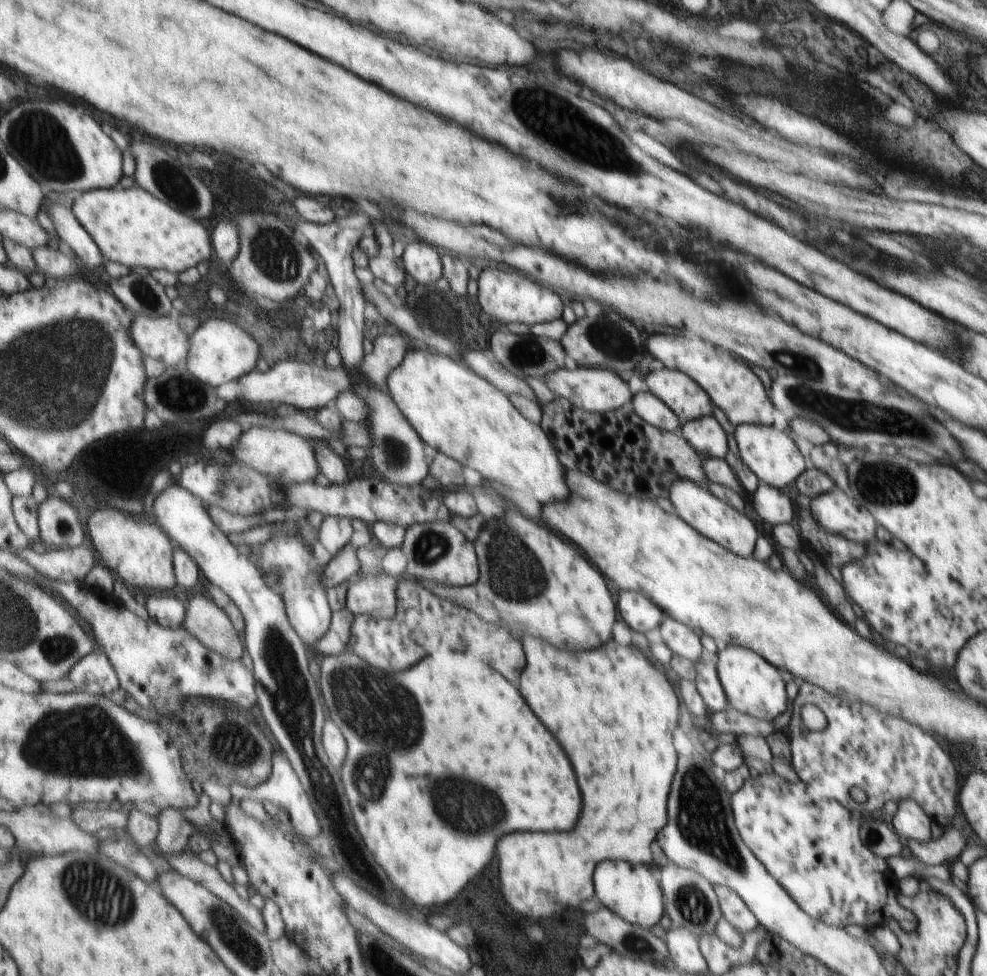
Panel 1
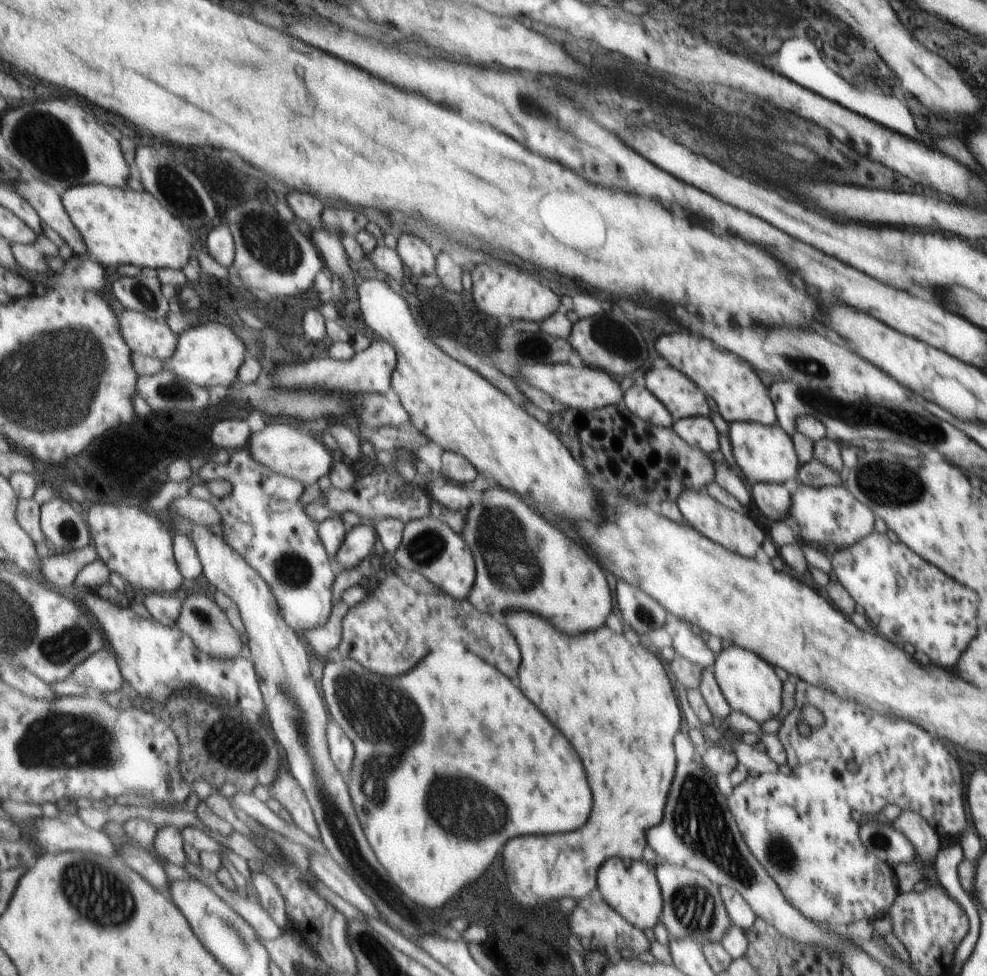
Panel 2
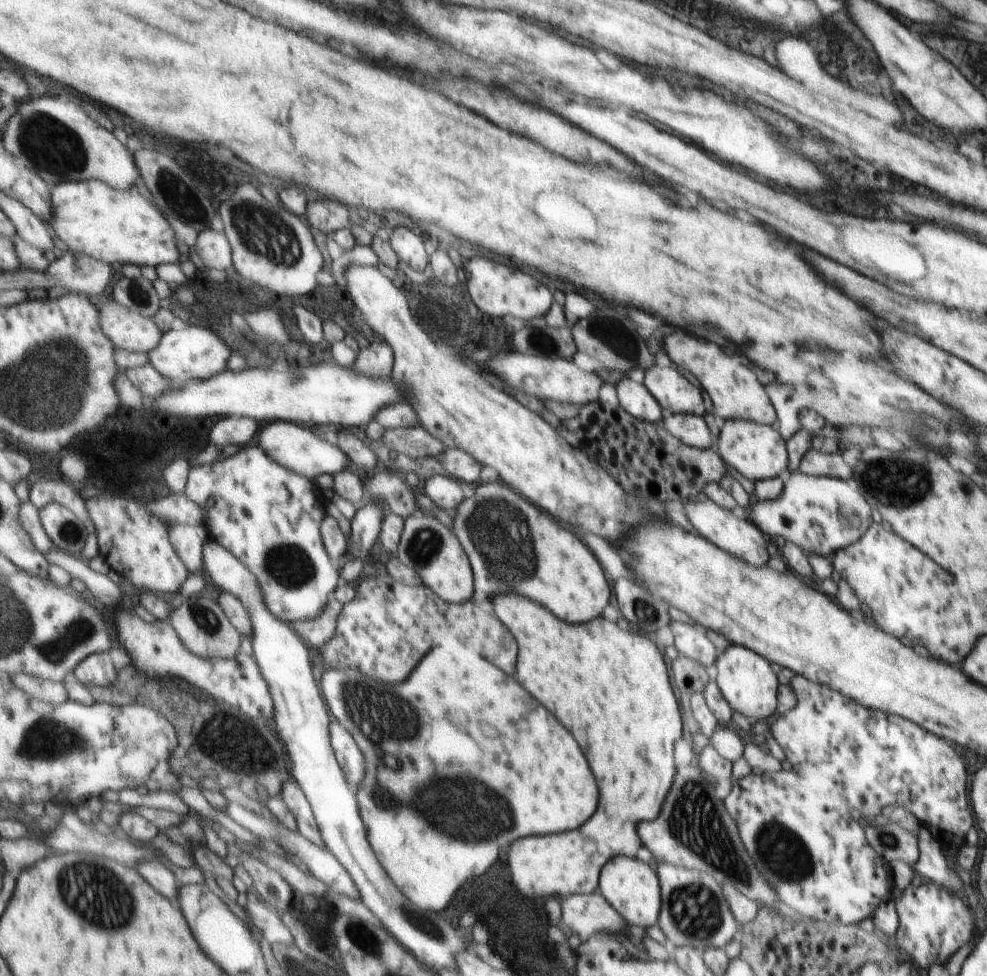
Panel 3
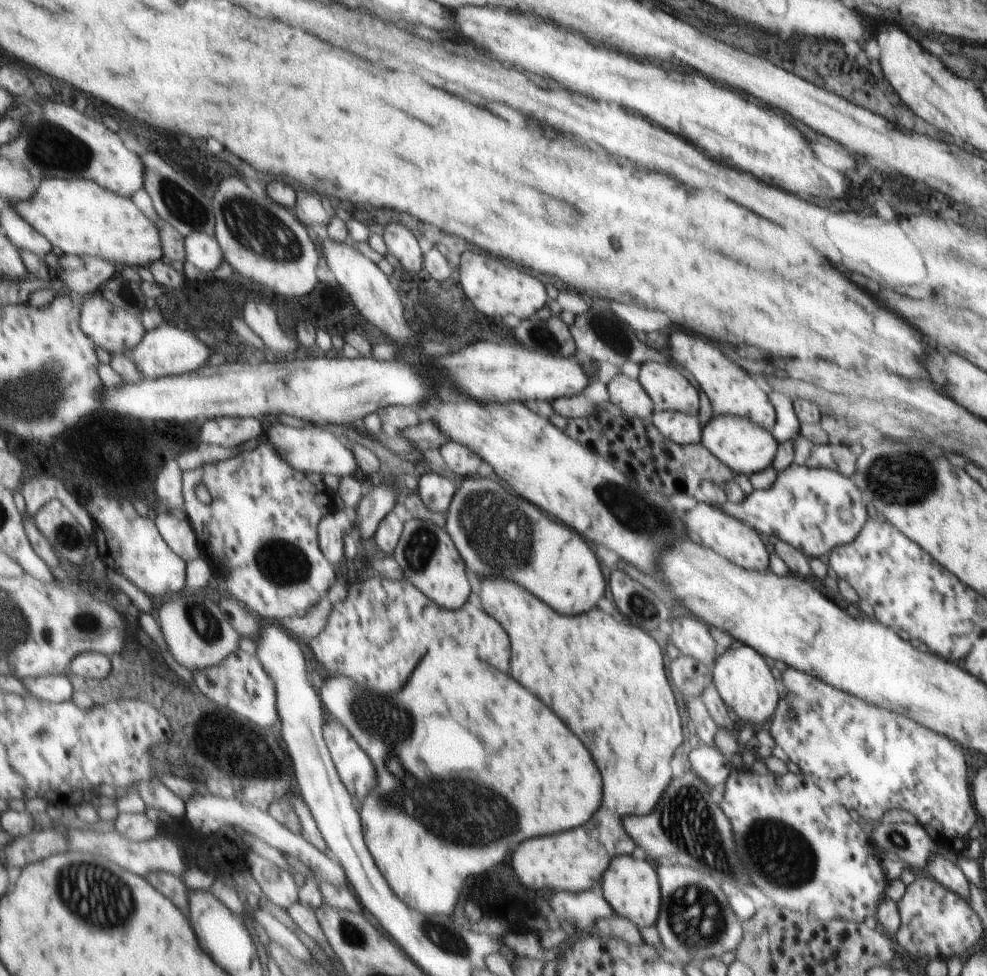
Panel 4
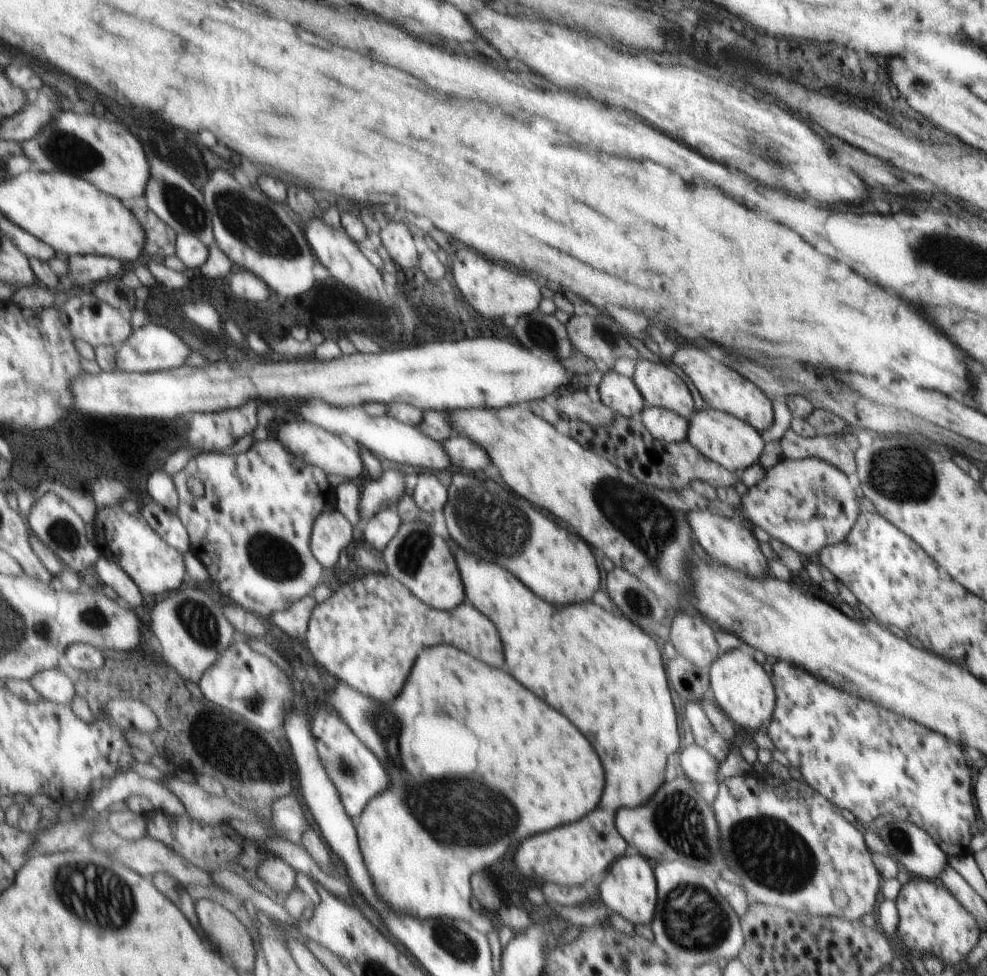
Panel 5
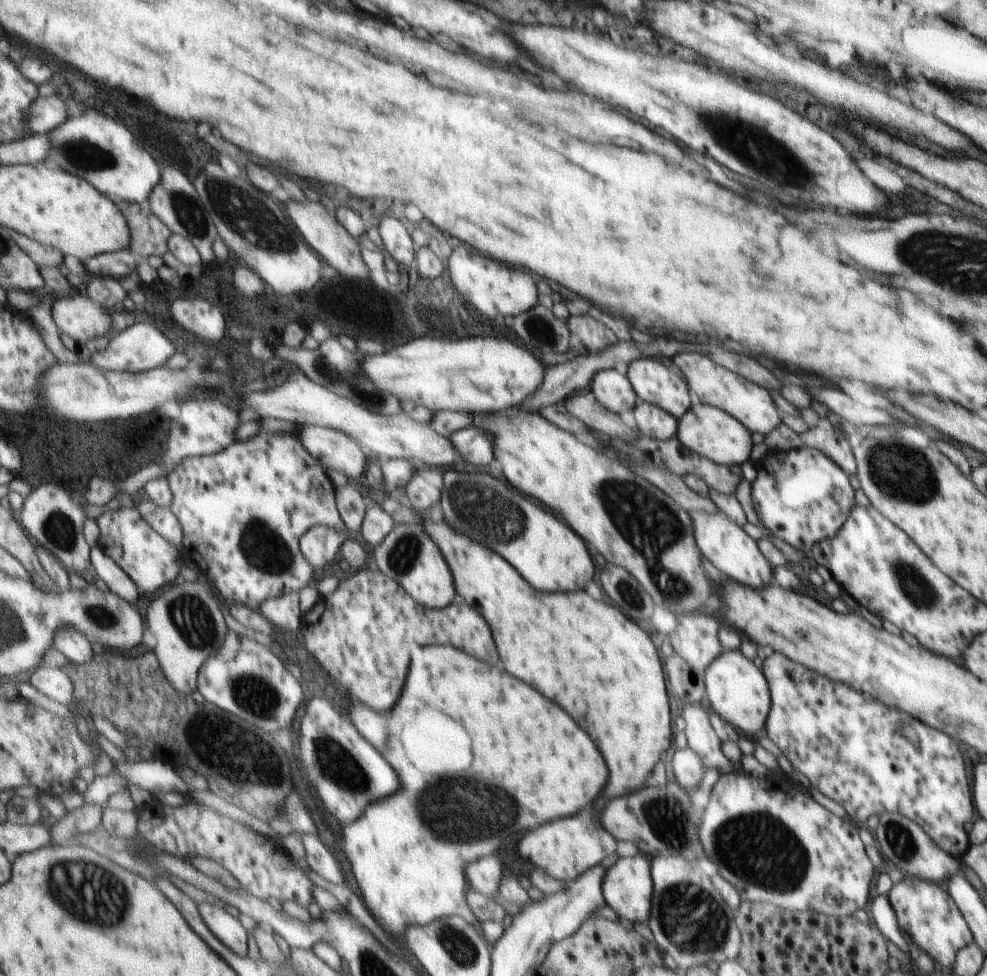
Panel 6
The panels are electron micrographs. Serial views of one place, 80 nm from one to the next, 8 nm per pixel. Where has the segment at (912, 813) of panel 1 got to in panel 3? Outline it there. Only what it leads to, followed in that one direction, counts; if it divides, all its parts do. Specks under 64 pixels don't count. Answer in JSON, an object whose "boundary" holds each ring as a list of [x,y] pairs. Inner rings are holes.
{"boundary":[[[919,828],[917,832],[917,844],[919,844],[919,856],[913,869],[918,872],[924,880],[929,880],[936,885],[945,884],[945,888],[953,890],[961,889],[961,881],[953,869],[945,864],[937,842],[931,838],[931,834],[925,828]]]}

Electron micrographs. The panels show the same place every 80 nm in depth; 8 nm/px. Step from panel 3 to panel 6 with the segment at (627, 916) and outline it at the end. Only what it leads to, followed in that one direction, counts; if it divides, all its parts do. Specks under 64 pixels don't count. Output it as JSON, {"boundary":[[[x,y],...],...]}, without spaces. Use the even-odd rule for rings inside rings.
{"boundary":[[[638,852],[627,858],[615,857],[603,876],[602,891],[604,902],[621,918],[629,922],[643,922],[651,914],[652,888],[649,878],[649,864]]]}

